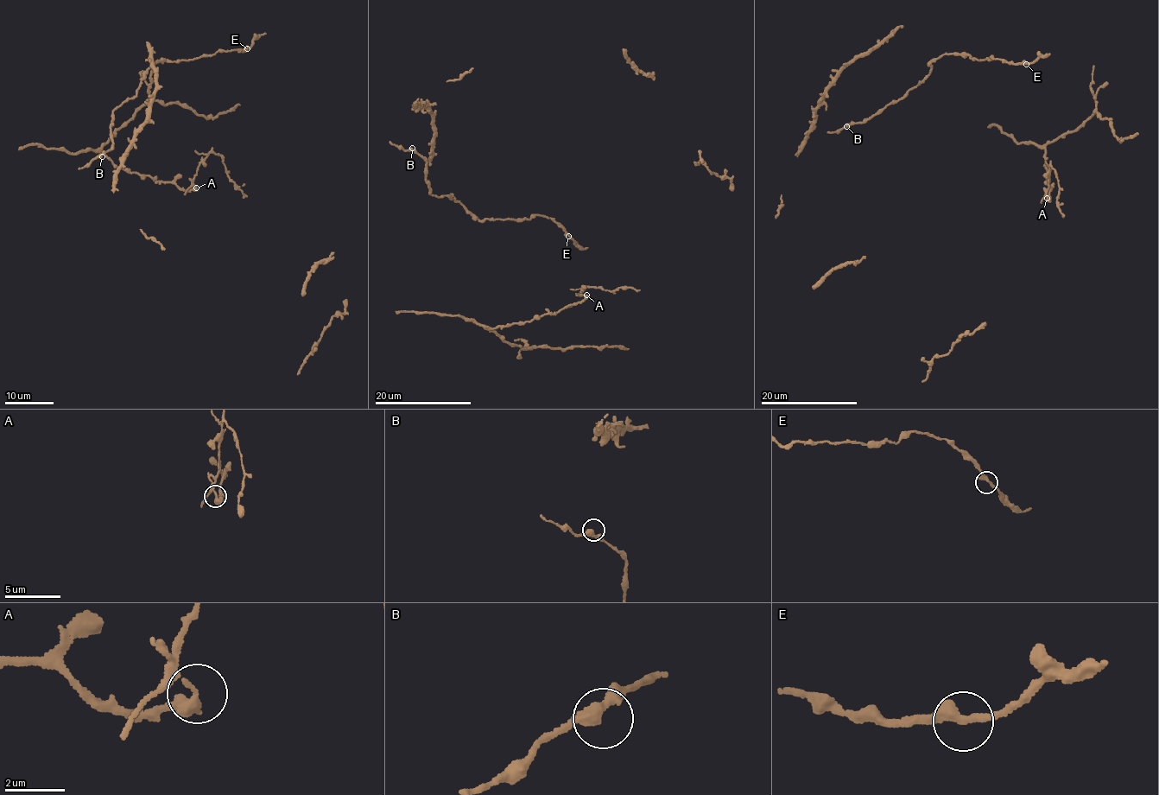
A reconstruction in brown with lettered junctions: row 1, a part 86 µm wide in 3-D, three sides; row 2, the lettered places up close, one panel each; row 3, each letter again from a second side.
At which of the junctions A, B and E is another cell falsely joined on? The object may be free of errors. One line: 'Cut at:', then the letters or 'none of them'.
Cut at: A

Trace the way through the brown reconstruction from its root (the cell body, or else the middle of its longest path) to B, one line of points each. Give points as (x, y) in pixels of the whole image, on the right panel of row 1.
B: (1026, 64), (946, 53), (931, 62), (927, 77), (906, 94), (862, 122), (846, 126)

